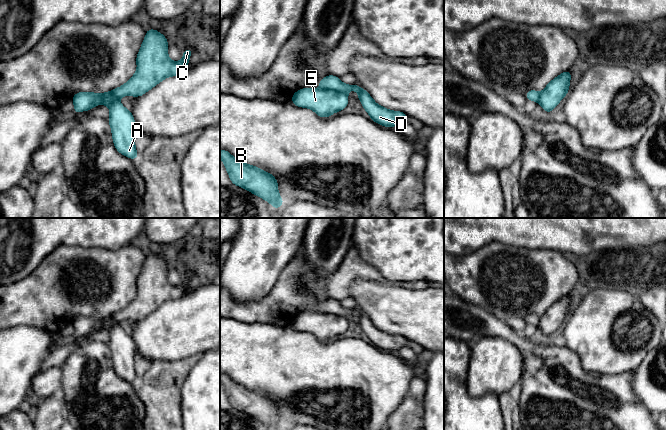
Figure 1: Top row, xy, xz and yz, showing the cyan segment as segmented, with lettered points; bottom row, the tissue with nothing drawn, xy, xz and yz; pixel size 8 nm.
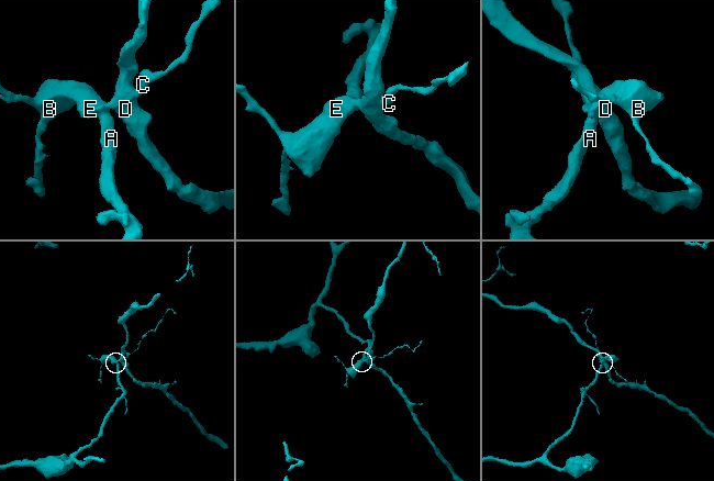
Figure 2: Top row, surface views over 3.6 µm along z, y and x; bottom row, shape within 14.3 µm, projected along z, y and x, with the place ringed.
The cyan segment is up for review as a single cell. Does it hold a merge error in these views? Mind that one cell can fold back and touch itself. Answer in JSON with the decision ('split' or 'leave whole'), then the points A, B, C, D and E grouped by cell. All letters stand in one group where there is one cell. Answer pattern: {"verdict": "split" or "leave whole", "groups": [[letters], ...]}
{"verdict": "split", "groups": [["A", "B", "E"], ["C", "D"]]}

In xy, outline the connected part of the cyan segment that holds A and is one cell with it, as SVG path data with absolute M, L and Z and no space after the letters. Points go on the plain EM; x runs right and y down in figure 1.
M78 316L72 322L74 336L89 335L97 329L107 329L110 334L108 346L111 351L113 368L116 374L130 383L138 383L135 371L135 344L130 334L119 323L108 316Z

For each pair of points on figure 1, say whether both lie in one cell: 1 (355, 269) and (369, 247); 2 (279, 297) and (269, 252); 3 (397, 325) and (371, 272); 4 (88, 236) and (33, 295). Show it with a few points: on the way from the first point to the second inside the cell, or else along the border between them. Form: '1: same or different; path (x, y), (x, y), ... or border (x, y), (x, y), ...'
1: different; border (352, 245), (359, 255), (380, 273)
2: different; border (289, 261), (281, 271), (273, 287), (261, 299)
3: different; border (352, 282), (357, 279), (370, 279), (392, 284)
4: different; border (57, 246), (80, 245), (103, 248)

